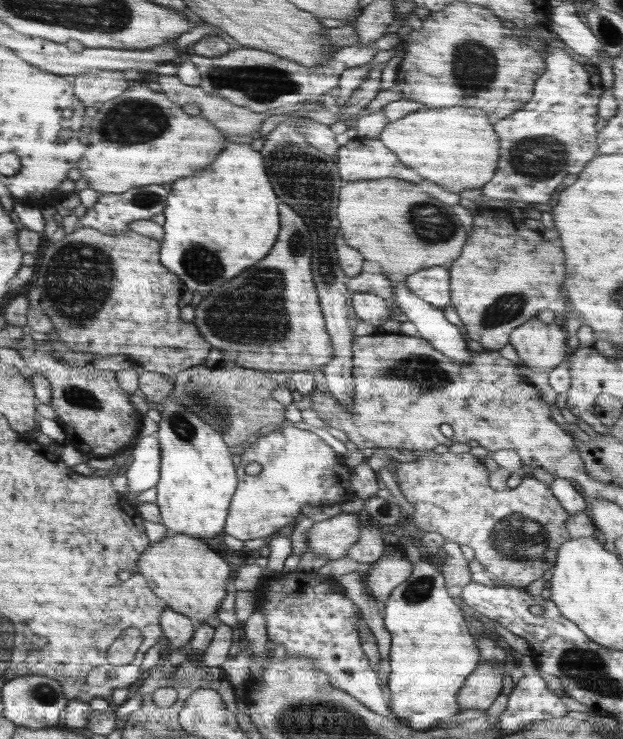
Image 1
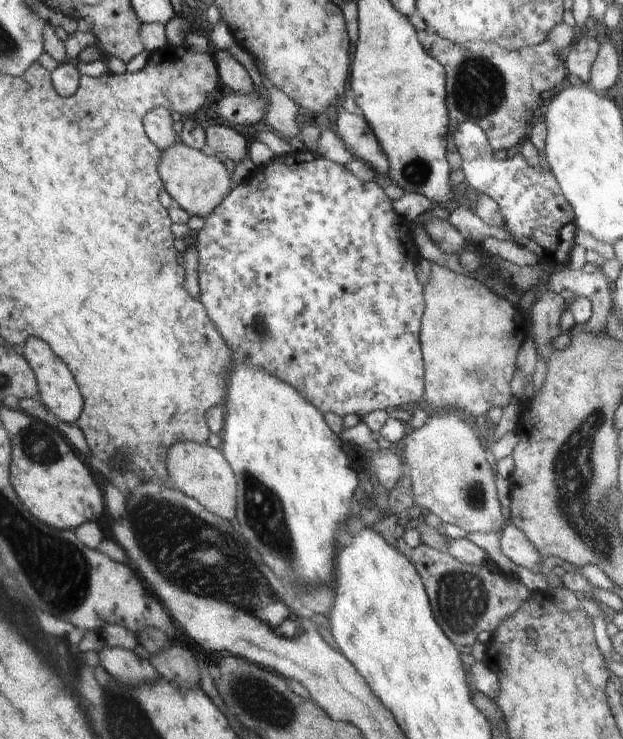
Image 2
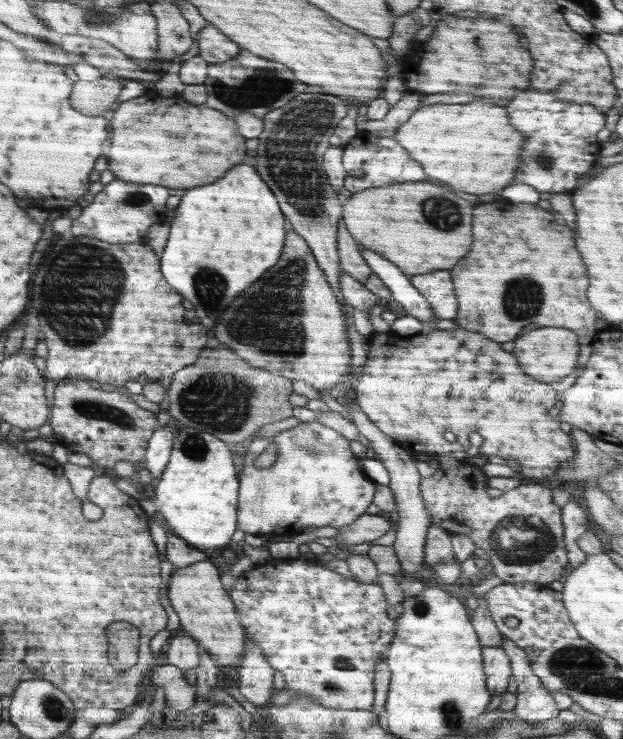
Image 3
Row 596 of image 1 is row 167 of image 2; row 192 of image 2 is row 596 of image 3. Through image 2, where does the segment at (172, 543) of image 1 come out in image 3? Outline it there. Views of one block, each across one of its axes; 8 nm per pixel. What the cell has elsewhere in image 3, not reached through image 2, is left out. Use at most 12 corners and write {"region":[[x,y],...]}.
{"region":[[209,558],[175,568],[168,598],[183,632],[218,666],[246,641]]}

